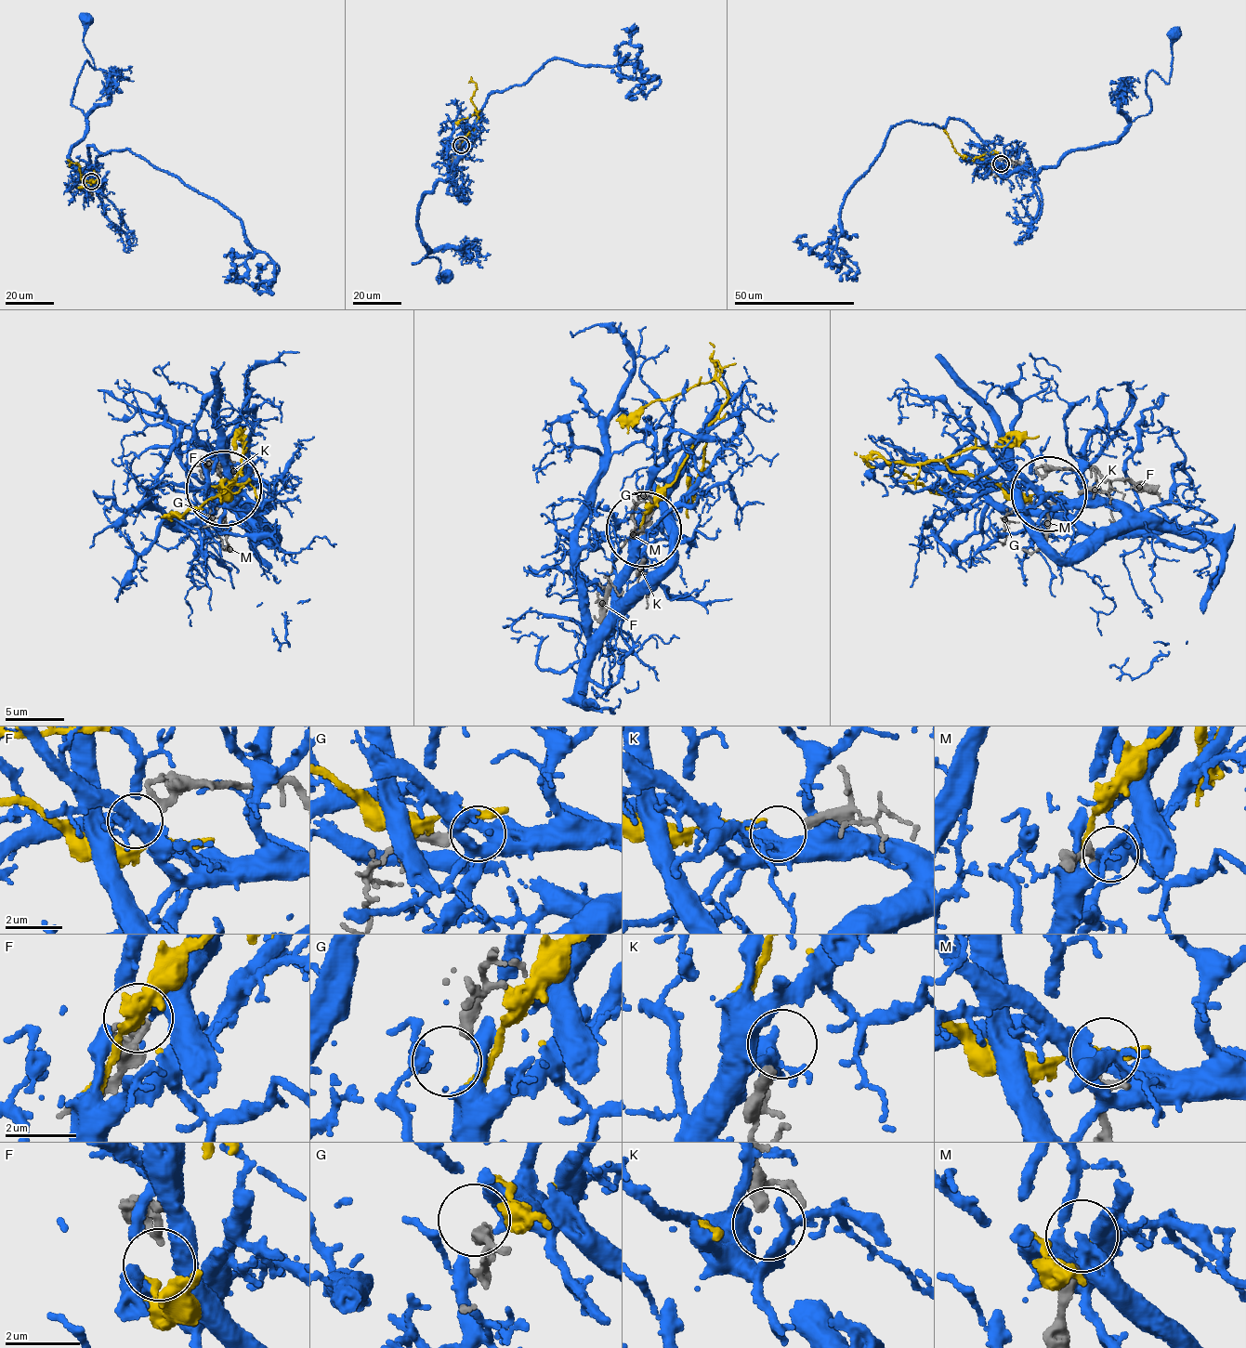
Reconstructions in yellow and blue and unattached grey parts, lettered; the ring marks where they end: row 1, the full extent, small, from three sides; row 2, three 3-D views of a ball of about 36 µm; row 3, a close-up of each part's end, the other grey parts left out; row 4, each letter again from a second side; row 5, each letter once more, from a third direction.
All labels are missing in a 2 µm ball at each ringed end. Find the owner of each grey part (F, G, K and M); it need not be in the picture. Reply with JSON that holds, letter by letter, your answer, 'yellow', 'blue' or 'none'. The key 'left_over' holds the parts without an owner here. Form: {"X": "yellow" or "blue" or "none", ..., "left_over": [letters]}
{"F": "none", "G": "blue", "K": "none", "M": "none", "left_over": ["F", "K", "M"]}

